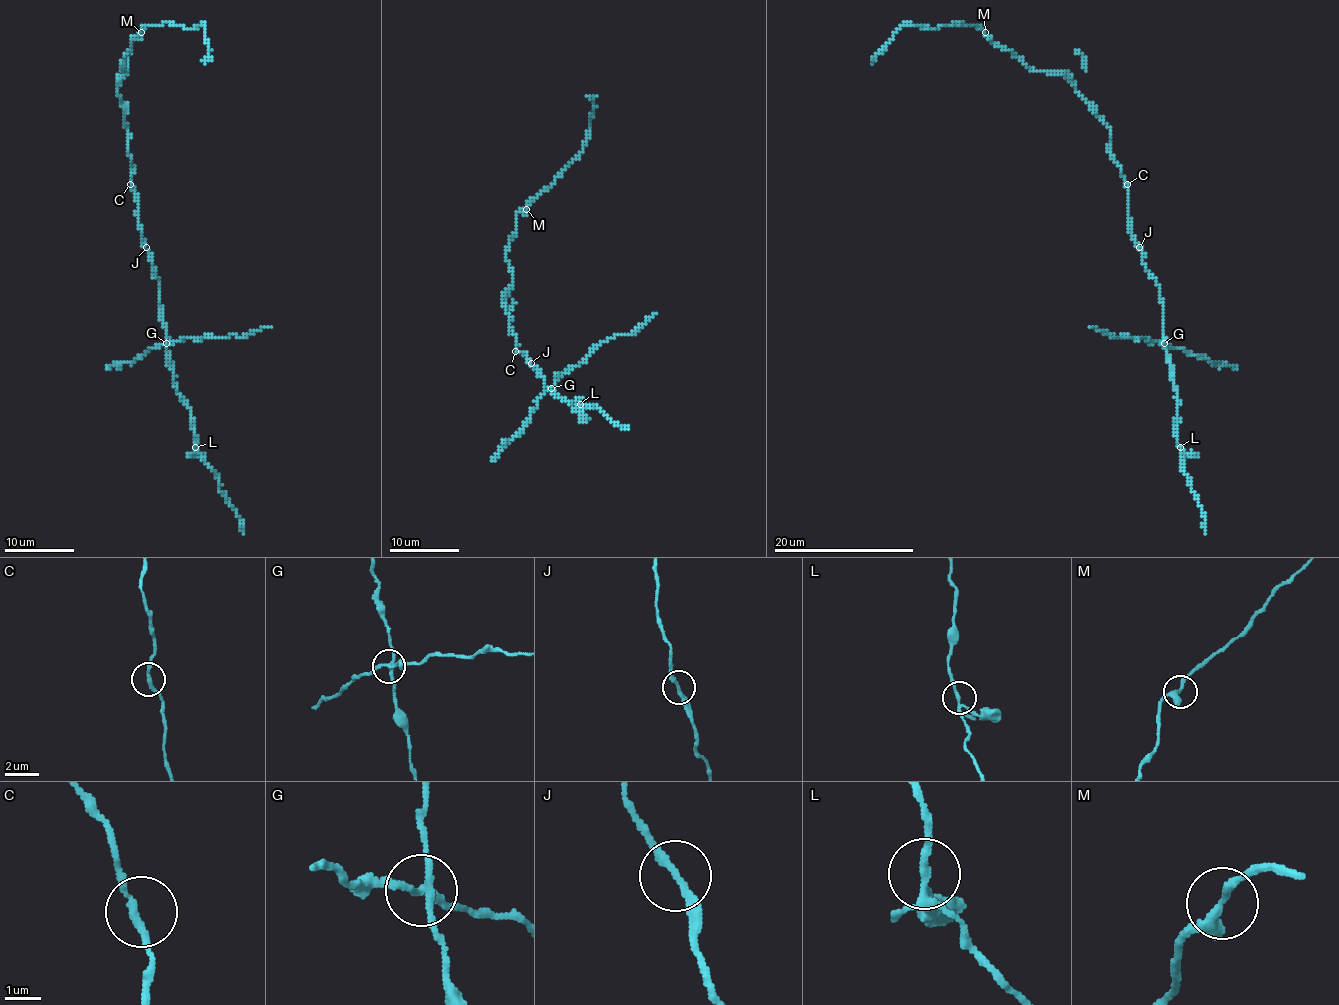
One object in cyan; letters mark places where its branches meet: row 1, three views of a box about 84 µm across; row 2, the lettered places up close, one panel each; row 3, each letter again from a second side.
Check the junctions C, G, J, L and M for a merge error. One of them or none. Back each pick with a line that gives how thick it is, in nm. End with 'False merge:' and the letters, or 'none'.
G: 200 nm thick
False merge: G

